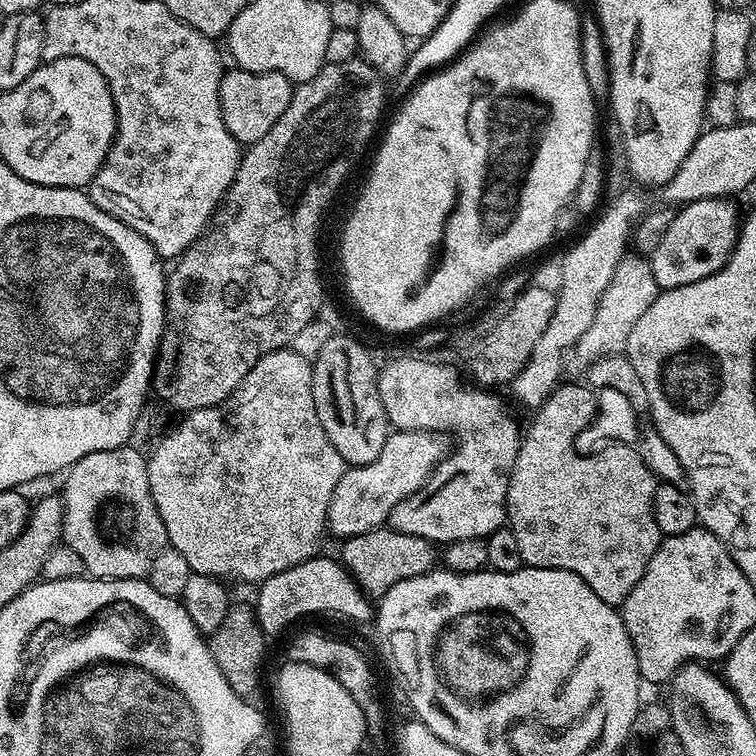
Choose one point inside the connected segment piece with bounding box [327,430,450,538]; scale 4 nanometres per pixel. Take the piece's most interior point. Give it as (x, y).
(366, 494)

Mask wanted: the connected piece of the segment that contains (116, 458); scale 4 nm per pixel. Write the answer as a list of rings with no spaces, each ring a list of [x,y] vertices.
[[[133,446],[86,454],[67,469],[64,480],[63,543],[78,553],[89,577],[138,580],[147,577],[154,558],[169,547],[162,514],[154,506],[145,453]]]

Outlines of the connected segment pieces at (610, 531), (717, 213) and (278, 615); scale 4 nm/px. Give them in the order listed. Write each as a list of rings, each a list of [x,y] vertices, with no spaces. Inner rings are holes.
[[[567,382],[561,383],[554,391],[552,391],[544,405],[535,411],[536,416],[532,420],[532,425],[527,425],[526,431],[523,433],[520,449],[518,450],[518,458],[514,458],[514,470],[510,474],[510,482],[508,483],[508,518],[506,521],[507,527],[511,528],[514,534],[515,540],[518,541],[518,546],[522,550],[522,558],[525,565],[529,568],[553,568],[554,570],[570,570],[570,574],[578,574],[578,578],[582,578],[582,582],[586,582],[590,586],[590,590],[594,590],[594,594],[598,594],[598,598],[602,598],[602,602],[613,606],[619,606],[624,603],[624,599],[630,594],[630,590],[634,590],[634,586],[638,586],[638,580],[642,578],[642,574],[646,574],[646,566],[650,566],[650,558],[654,558],[654,550],[658,550],[662,535],[658,528],[658,522],[655,521],[655,494],[656,487],[658,485],[657,478],[652,477],[652,472],[648,469],[648,464],[631,448],[628,444],[612,444],[609,448],[604,448],[601,452],[596,452],[593,456],[583,456],[582,453],[576,452],[576,436],[580,436],[584,432],[584,427],[591,422],[592,419],[597,419],[597,393],[593,391],[587,383],[581,382],[581,384],[567,384]]]
[[[706,198],[685,204],[677,211],[674,222],[650,256],[652,273],[659,288],[686,286],[690,282],[710,278],[726,266],[742,223],[741,213],[736,213],[732,203],[728,198]]]
[[[317,554],[282,574],[266,578],[255,589],[256,606],[254,613],[258,626],[265,634],[280,632],[287,624],[308,616],[311,612],[333,612],[348,620],[368,620],[374,616],[374,604],[356,579],[348,573],[339,559]]]

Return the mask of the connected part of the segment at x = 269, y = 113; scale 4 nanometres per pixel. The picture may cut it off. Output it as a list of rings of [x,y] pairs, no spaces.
[[[235,66],[229,67],[220,83],[220,105],[222,118],[242,146],[251,146],[270,131],[270,126],[282,118],[294,91],[293,81],[281,72],[251,72]]]

